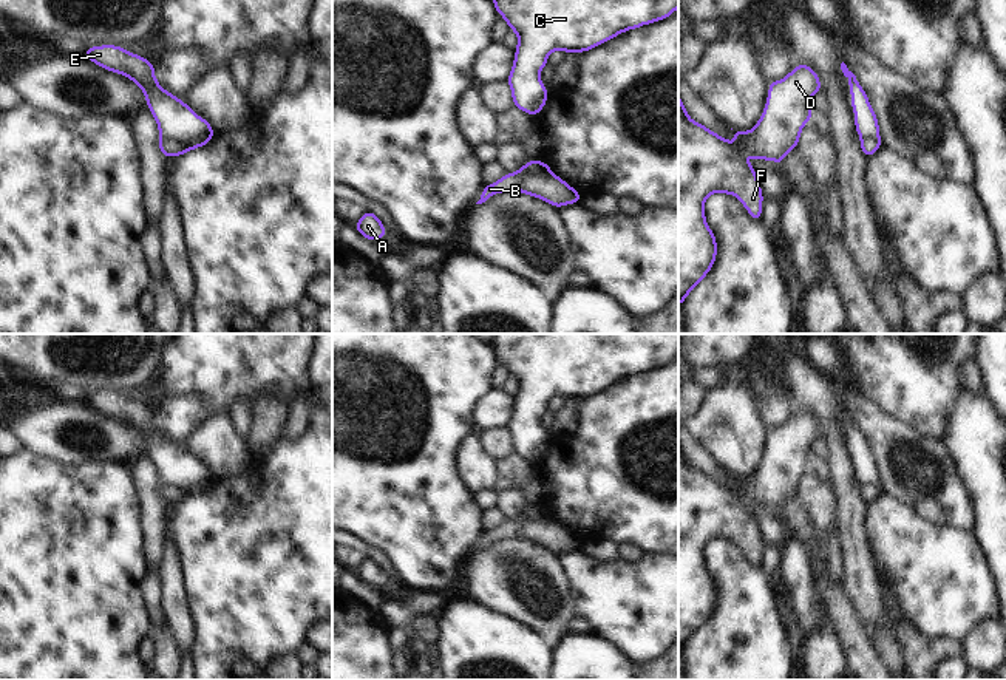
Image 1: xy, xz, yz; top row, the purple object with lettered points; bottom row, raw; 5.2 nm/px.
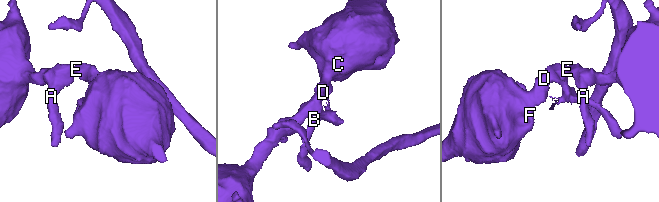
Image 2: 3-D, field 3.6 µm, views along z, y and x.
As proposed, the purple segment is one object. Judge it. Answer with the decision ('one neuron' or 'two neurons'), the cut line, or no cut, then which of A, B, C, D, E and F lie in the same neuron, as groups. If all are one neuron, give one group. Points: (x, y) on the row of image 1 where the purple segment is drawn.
two neurons | xy (159, 135), (180, 141), (189, 150) | A C D E F / B

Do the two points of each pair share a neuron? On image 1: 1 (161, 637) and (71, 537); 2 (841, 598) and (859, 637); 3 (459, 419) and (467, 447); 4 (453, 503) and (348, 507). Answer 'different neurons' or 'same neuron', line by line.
1: different neurons
2: same neuron
3: different neurons
4: same neuron

